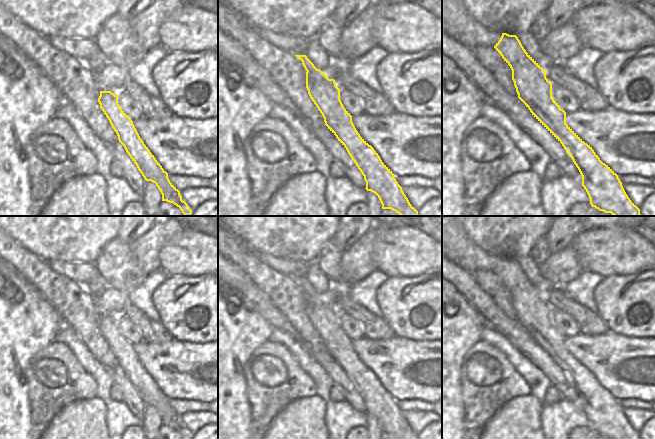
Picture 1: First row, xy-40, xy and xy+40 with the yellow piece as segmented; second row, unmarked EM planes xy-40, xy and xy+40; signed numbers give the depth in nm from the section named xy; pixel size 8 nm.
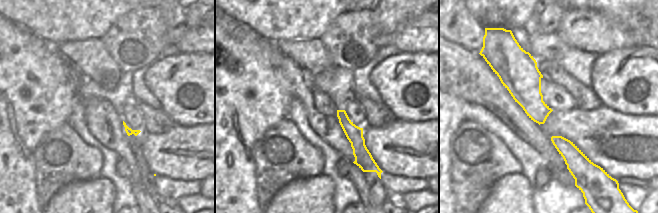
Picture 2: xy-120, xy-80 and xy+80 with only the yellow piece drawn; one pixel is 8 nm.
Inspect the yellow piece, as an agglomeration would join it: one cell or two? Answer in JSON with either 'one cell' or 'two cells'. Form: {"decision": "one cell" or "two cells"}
{"decision": "two cells"}

